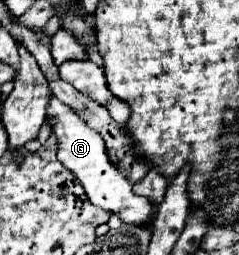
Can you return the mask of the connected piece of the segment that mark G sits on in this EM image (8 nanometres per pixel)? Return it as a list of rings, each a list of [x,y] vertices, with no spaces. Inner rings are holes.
[[[59,99],[49,101],[47,119],[57,137],[57,157],[81,181],[91,203],[101,207],[103,211],[115,213],[127,225],[137,225],[137,227],[151,225],[153,223],[151,203],[147,203],[147,199],[137,197],[131,191],[131,183],[127,183],[127,179],[123,179],[123,173],[107,157],[103,137],[97,131],[93,131],[91,127],[87,127],[87,123],[83,123],[83,119],[71,107],[67,107],[65,103],[59,103]]]

